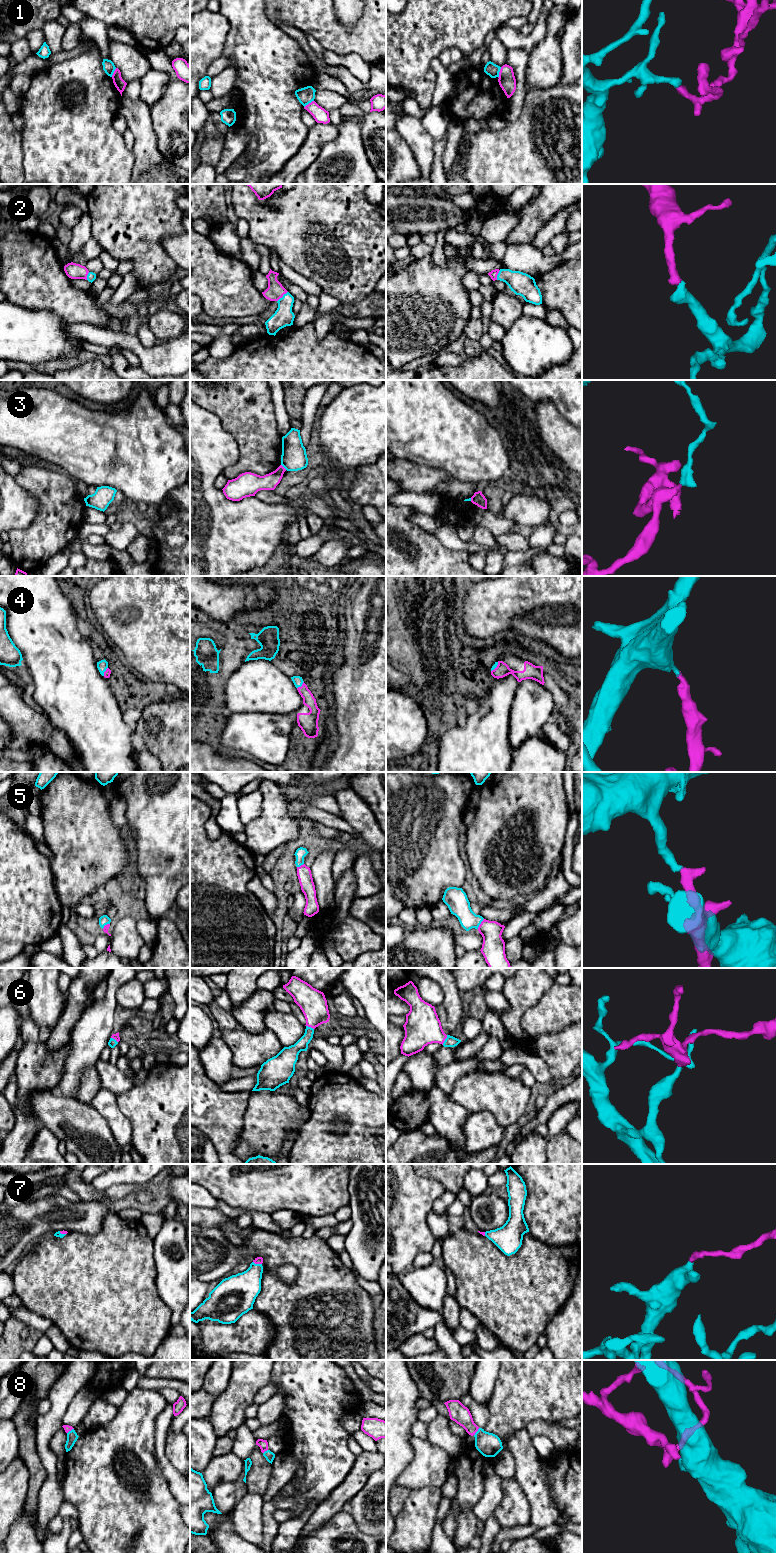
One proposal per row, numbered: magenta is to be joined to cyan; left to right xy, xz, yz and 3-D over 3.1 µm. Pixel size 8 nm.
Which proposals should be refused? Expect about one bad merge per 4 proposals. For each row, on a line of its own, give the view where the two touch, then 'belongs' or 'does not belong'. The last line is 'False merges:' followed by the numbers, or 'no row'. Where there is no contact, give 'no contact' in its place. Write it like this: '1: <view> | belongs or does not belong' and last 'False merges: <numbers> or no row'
1: yz | belongs
2: xz | belongs
3: xz | does not belong
4: xz | belongs
5: yz | belongs
6: yz | belongs
7: xz | belongs
8: yz | belongs
False merges: 3

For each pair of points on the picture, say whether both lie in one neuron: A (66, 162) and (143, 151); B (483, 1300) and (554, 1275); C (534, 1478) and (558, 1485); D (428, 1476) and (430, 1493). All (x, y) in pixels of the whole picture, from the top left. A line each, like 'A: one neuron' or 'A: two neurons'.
A: two neurons
B: one neuron
C: two neurons
D: two neurons

